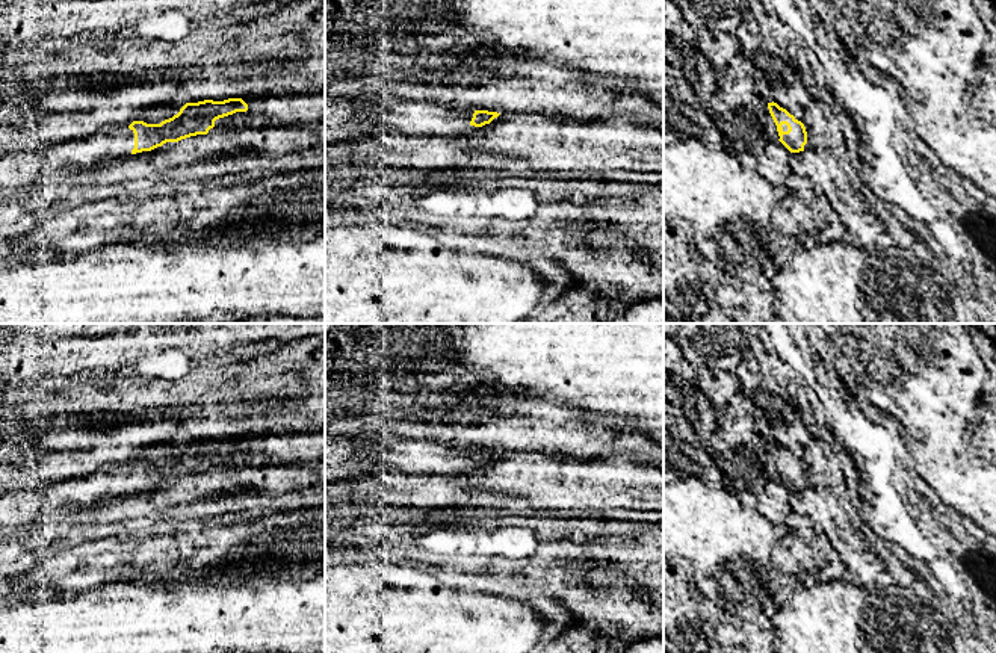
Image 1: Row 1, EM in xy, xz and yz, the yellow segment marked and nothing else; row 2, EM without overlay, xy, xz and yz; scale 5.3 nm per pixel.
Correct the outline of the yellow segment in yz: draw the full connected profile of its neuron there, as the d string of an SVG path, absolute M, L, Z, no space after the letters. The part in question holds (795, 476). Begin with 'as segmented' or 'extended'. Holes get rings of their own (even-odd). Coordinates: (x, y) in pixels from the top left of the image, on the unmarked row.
as segmented; M768 441L769 452L777 464L780 481L790 490L804 490L807 482L807 470L801 460L790 453L786 447L777 441Z

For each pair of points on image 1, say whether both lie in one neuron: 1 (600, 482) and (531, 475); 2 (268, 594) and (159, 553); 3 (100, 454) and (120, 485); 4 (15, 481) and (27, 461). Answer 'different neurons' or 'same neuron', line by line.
1: same neuron
2: different neurons
3: different neurons
4: same neuron

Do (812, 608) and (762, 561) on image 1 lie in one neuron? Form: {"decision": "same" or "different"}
{"decision": "different"}

